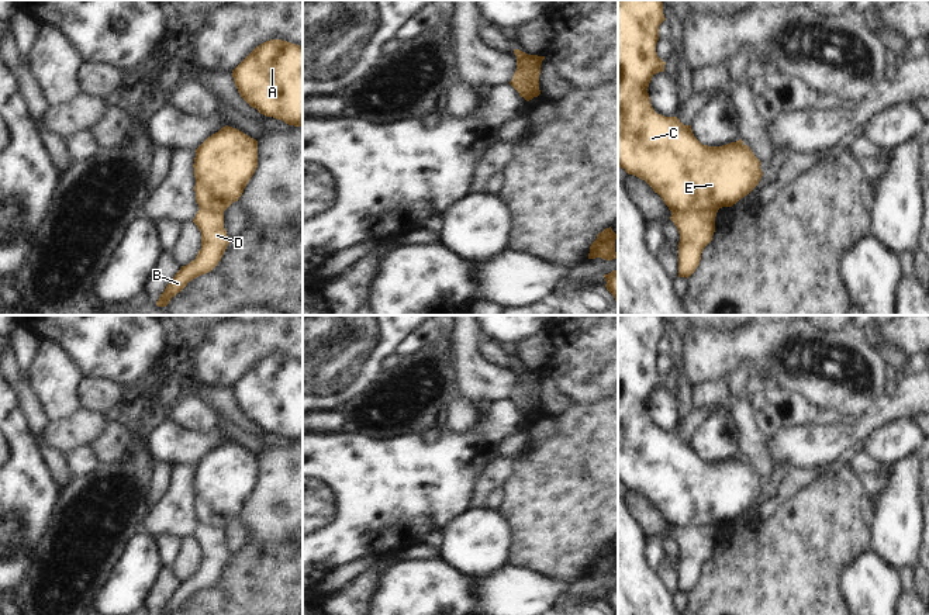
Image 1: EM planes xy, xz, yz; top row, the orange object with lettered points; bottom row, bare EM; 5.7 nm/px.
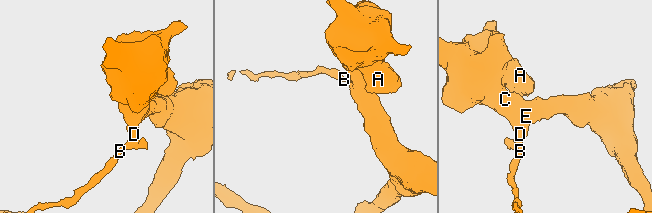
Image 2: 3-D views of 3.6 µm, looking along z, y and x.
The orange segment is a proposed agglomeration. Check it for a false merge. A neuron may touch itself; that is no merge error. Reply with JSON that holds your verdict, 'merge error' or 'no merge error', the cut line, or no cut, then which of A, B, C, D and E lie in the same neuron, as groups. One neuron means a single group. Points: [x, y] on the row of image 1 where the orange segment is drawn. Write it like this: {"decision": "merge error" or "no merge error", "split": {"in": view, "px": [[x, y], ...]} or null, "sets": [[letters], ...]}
{"decision": "merge error", "split": {"in": "yz", "px": [[715, 211], [674, 211], [672, 214]]}, "sets": [["A", "C", "E"], ["B", "D"]]}

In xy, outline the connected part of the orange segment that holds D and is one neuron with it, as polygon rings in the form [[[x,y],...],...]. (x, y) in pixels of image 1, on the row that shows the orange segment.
[[[198,210],[193,222],[201,232],[201,249],[194,260],[182,266],[175,274],[156,301],[158,307],[166,307],[169,301],[187,286],[189,281],[211,272],[221,260],[229,243],[229,238],[224,228],[224,214]]]

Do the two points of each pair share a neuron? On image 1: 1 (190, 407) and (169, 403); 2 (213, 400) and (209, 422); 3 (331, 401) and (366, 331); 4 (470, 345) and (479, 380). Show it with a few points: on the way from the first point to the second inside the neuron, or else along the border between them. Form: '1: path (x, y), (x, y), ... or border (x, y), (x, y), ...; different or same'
1: border (180, 396), (168, 410); different
2: border (200, 397), (220, 418); different
3: path (331, 384), (331, 366), (349, 348); same
4: path (470, 353), (470, 368), (473, 372); same

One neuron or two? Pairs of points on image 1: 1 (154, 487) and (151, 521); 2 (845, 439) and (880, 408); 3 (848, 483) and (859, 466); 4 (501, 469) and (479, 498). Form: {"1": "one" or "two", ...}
{"1": "two", "2": "one", "3": "two", "4": "one"}

